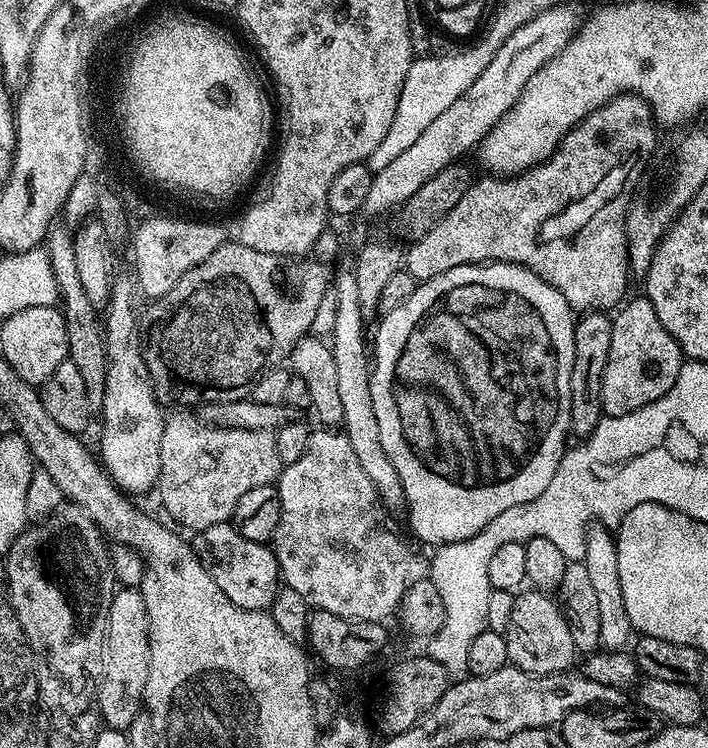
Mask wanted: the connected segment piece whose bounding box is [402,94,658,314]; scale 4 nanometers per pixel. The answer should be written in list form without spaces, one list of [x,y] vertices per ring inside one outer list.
[[[639,94],[616,96],[610,102],[603,104],[598,110],[591,112],[587,118],[577,122],[565,134],[559,148],[548,160],[542,161],[541,164],[535,164],[533,168],[527,168],[524,172],[517,172],[515,176],[497,178],[495,175],[488,174],[483,177],[485,180],[477,179],[466,190],[466,194],[462,194],[458,206],[454,206],[454,210],[450,210],[450,214],[446,214],[446,218],[442,218],[442,222],[438,222],[438,226],[434,226],[434,230],[427,231],[426,234],[422,234],[422,238],[413,240],[407,245],[408,248],[402,256],[403,267],[417,282],[423,282],[442,274],[446,270],[454,270],[454,266],[490,264],[493,262],[498,264],[520,264],[534,274],[541,276],[550,286],[554,286],[554,290],[558,290],[558,294],[562,294],[562,298],[566,298],[566,302],[577,313],[583,314],[585,312],[615,309],[625,299],[624,290],[628,286],[628,276],[630,277],[628,239],[624,233],[624,215],[627,214],[628,202],[631,200],[633,192],[636,191],[637,184],[640,183],[646,157],[655,149],[658,143],[656,128],[658,129],[658,124],[653,117],[652,108]]]

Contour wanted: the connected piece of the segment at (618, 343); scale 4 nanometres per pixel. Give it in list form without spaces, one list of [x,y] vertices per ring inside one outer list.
[[[647,298],[630,300],[612,316],[610,358],[606,358],[602,374],[602,406],[606,416],[630,414],[662,398],[674,386],[674,378],[678,378],[678,370],[686,362],[670,330],[658,322],[652,303]]]

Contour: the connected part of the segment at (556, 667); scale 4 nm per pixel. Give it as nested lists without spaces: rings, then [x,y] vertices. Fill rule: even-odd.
[[[524,590],[516,596],[506,639],[509,661],[535,676],[569,671],[573,667],[572,659],[578,656],[574,638],[570,638],[570,626],[566,626],[559,603],[551,595],[535,590]]]

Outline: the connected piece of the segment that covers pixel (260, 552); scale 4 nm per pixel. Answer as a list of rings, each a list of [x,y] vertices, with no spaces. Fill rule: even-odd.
[[[232,522],[206,526],[199,529],[195,536],[196,540],[191,541],[191,546],[197,558],[202,562],[206,574],[214,578],[218,590],[222,590],[222,594],[226,594],[234,606],[255,612],[271,609],[282,587],[282,577],[276,555],[268,544],[250,542],[250,538],[243,536]]]

